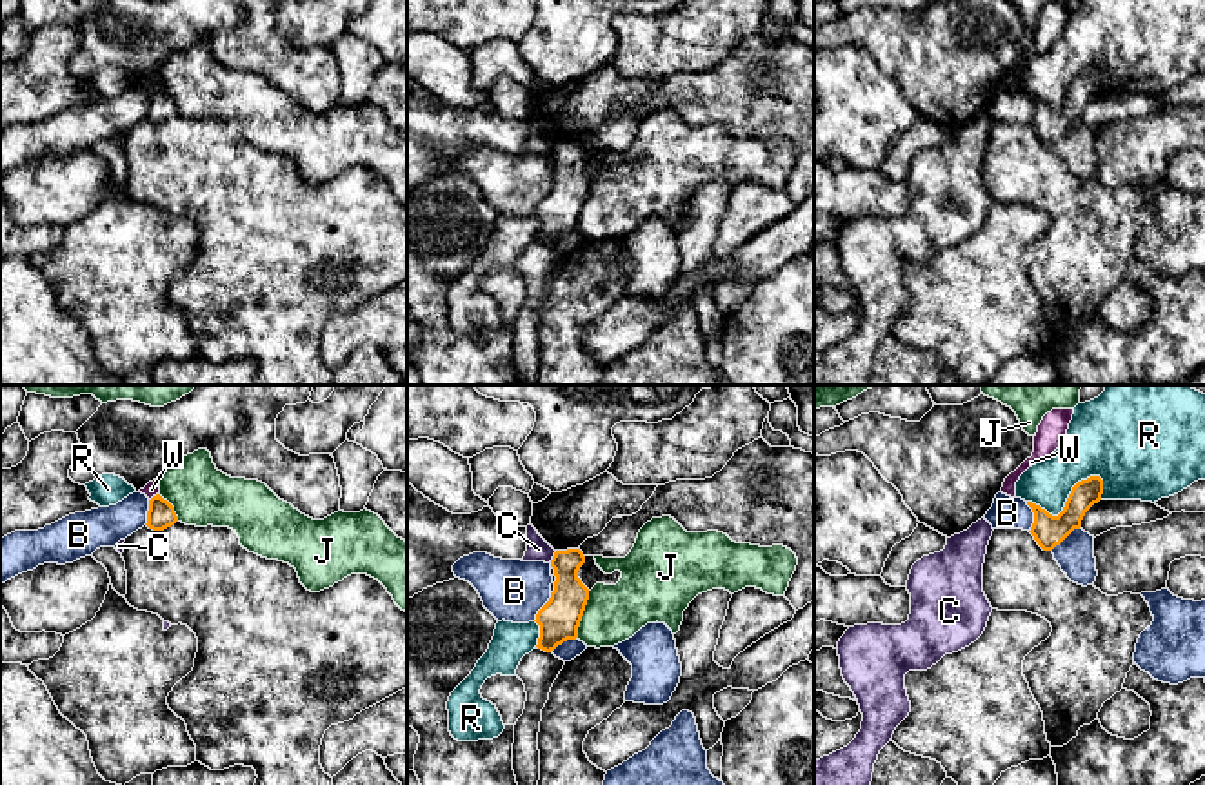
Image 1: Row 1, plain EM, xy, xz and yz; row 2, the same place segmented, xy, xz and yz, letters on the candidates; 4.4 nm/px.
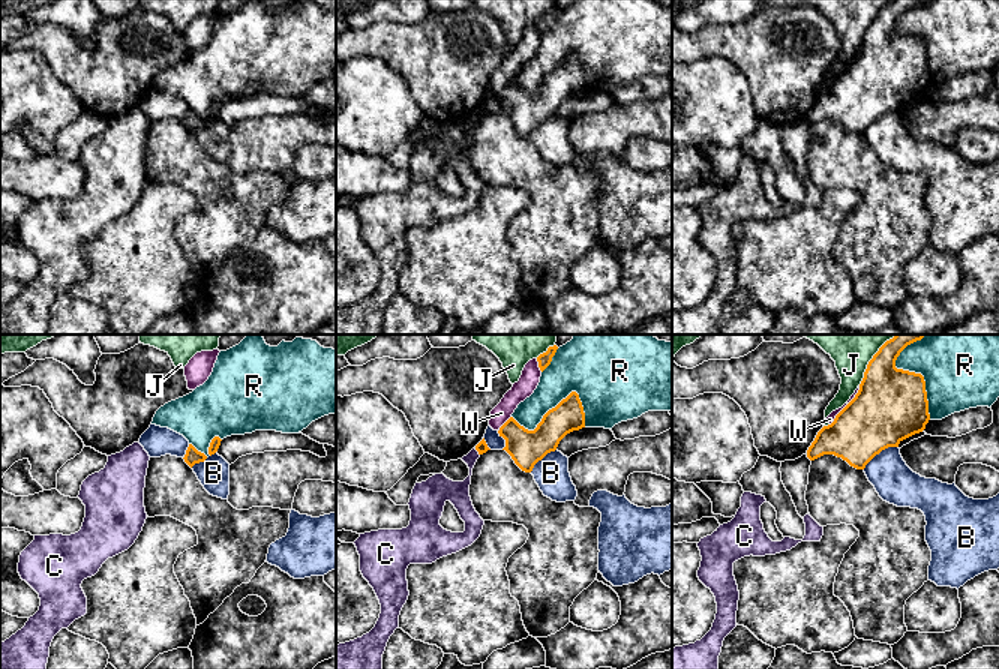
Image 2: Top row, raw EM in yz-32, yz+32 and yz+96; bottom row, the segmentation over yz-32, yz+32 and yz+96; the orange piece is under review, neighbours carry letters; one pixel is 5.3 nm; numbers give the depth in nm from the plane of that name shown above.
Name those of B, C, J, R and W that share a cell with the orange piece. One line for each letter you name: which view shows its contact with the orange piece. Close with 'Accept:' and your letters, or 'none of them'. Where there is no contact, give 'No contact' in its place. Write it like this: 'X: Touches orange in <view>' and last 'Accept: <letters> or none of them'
Accept: none of them

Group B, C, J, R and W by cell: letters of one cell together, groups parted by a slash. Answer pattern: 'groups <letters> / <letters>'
groups B / C / J / R / W

